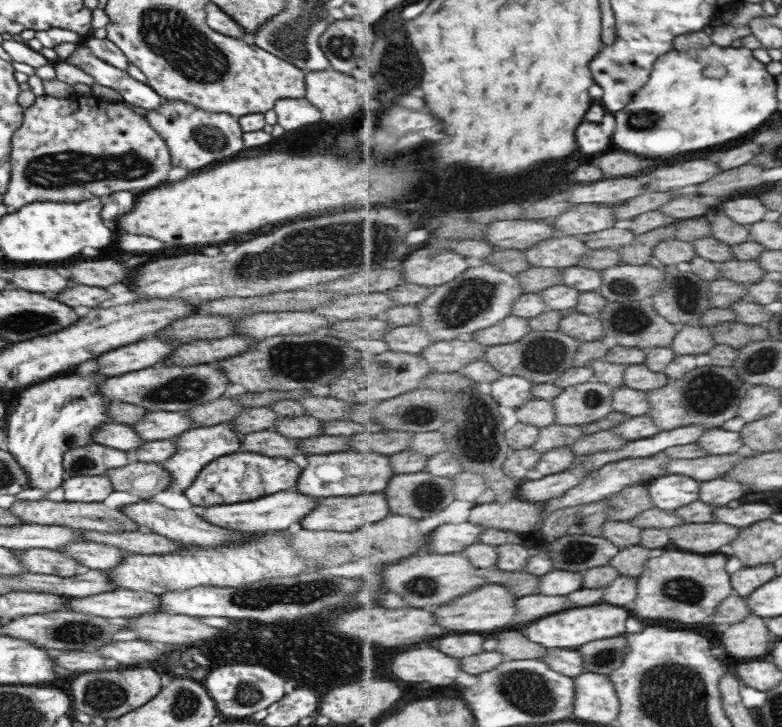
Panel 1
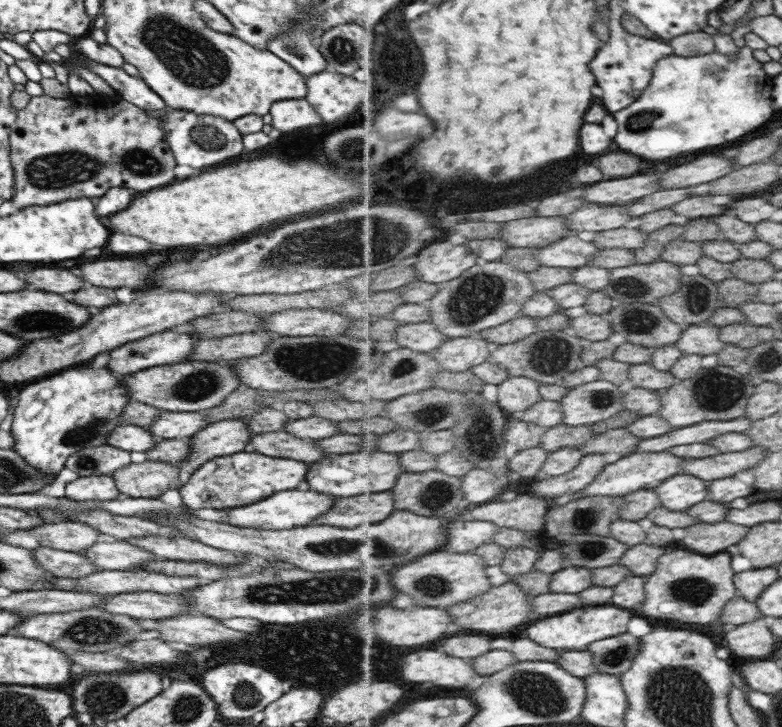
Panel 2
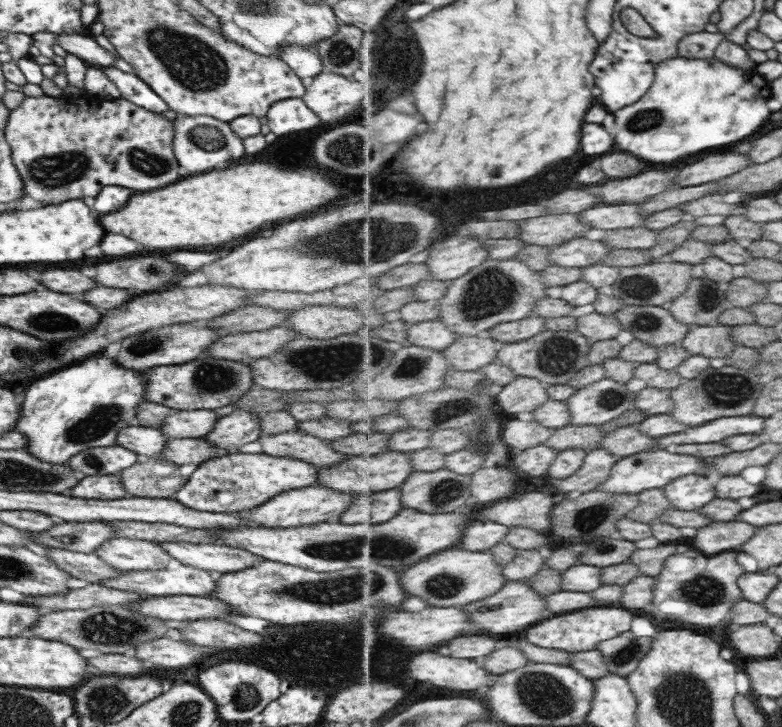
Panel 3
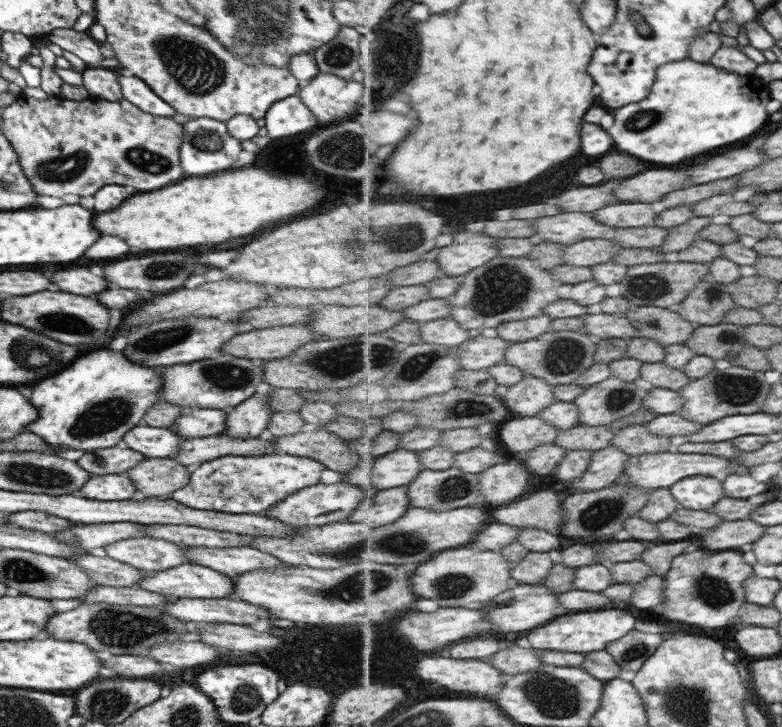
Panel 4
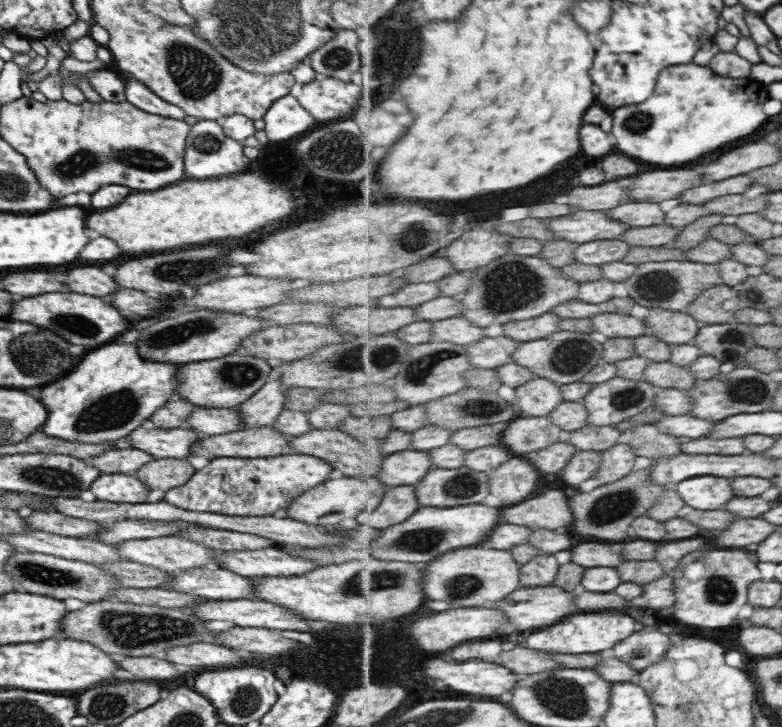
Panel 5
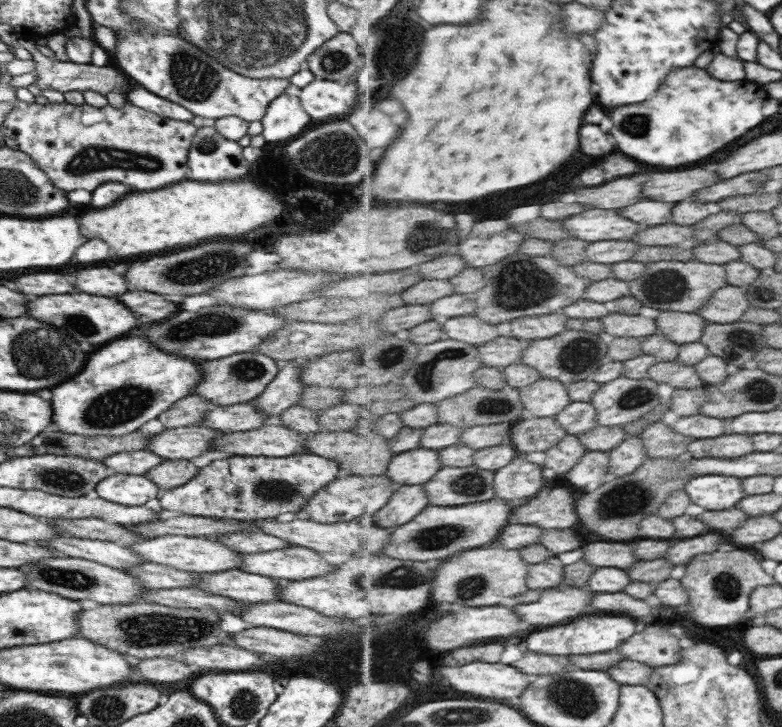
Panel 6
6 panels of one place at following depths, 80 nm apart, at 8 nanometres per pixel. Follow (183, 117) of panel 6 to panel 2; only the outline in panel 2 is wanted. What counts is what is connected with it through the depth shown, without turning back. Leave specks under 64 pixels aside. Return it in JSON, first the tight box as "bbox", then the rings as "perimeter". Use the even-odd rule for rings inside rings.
{"bbox":[85,58,166,110],"perimeter":[[[85,58],[86,67],[103,79],[116,92],[117,98],[126,100],[134,104],[141,110],[161,110],[166,108],[163,100],[159,98],[144,82],[139,78],[133,78],[126,74],[121,67],[113,68],[106,64],[99,64]]]}

